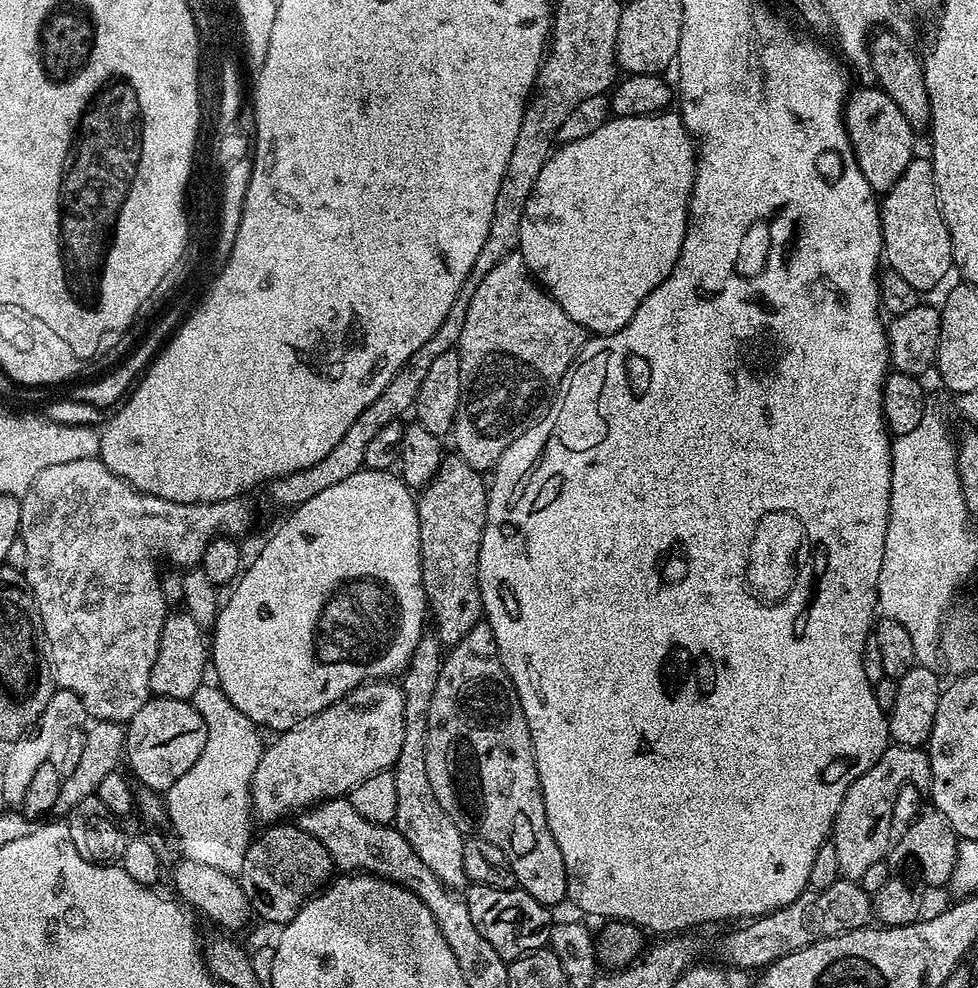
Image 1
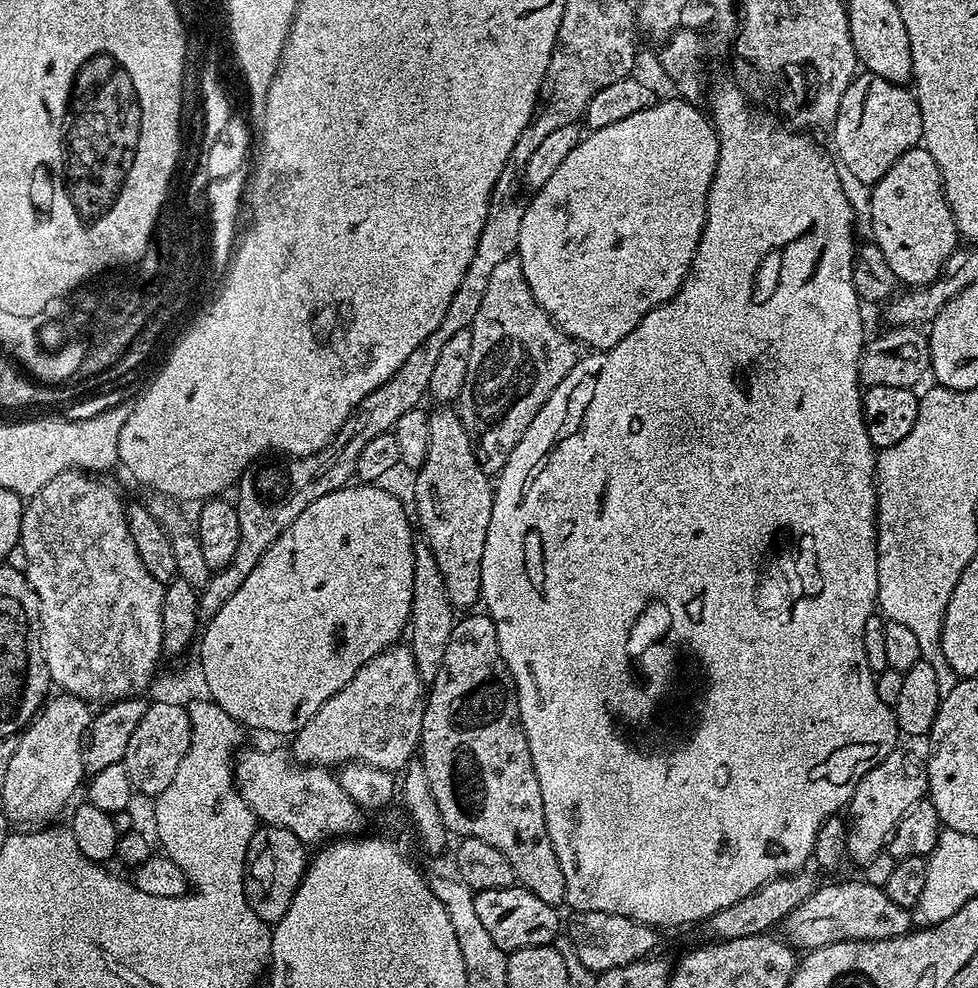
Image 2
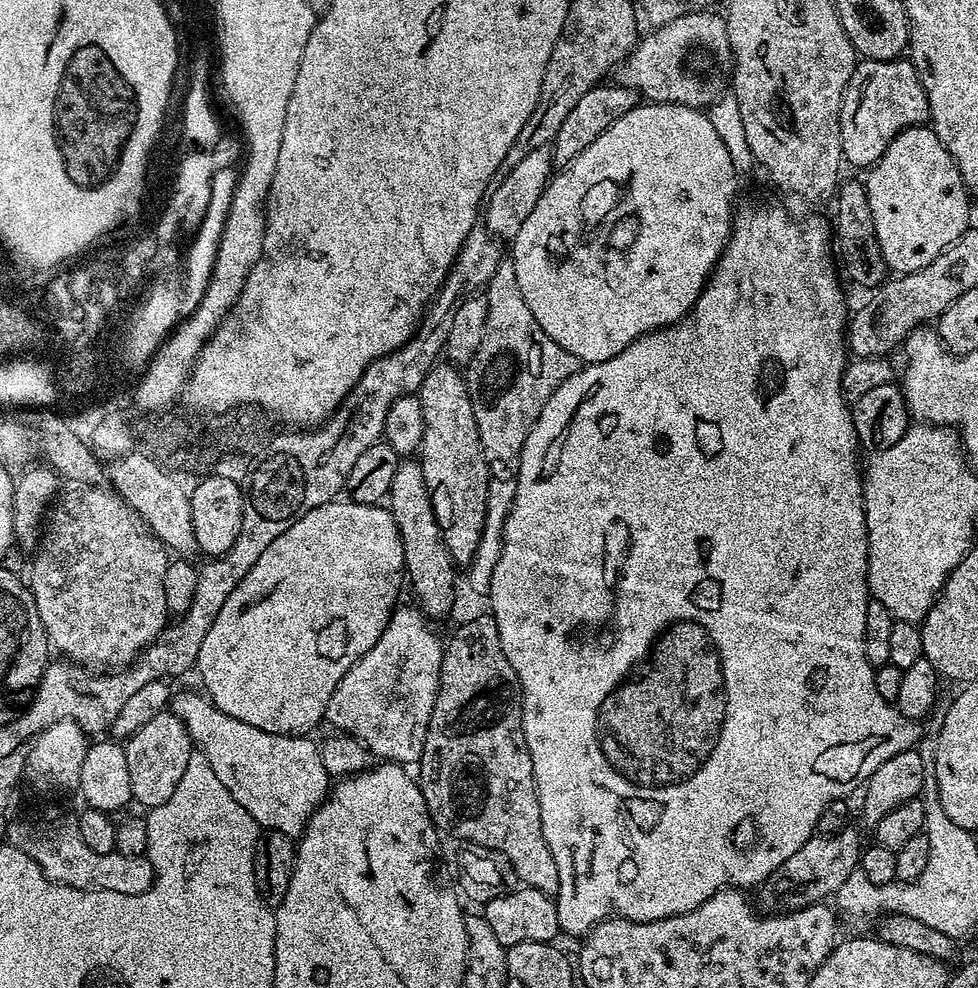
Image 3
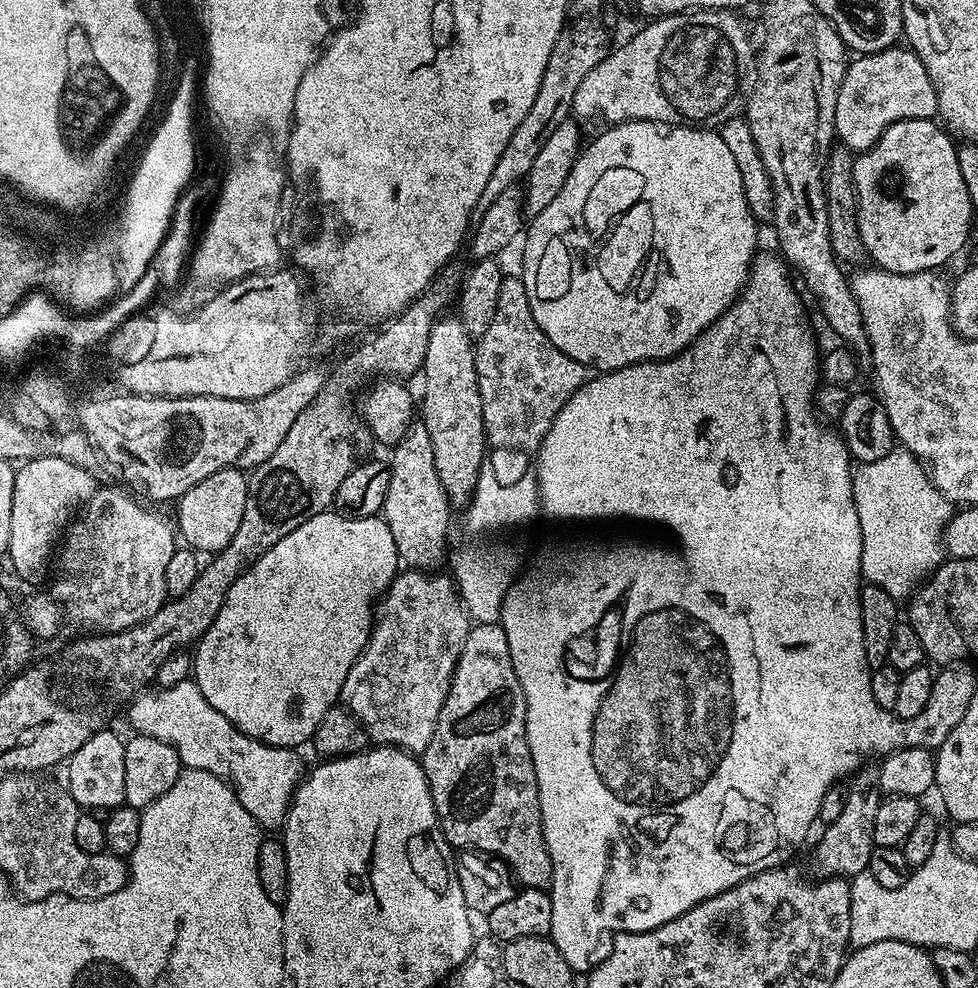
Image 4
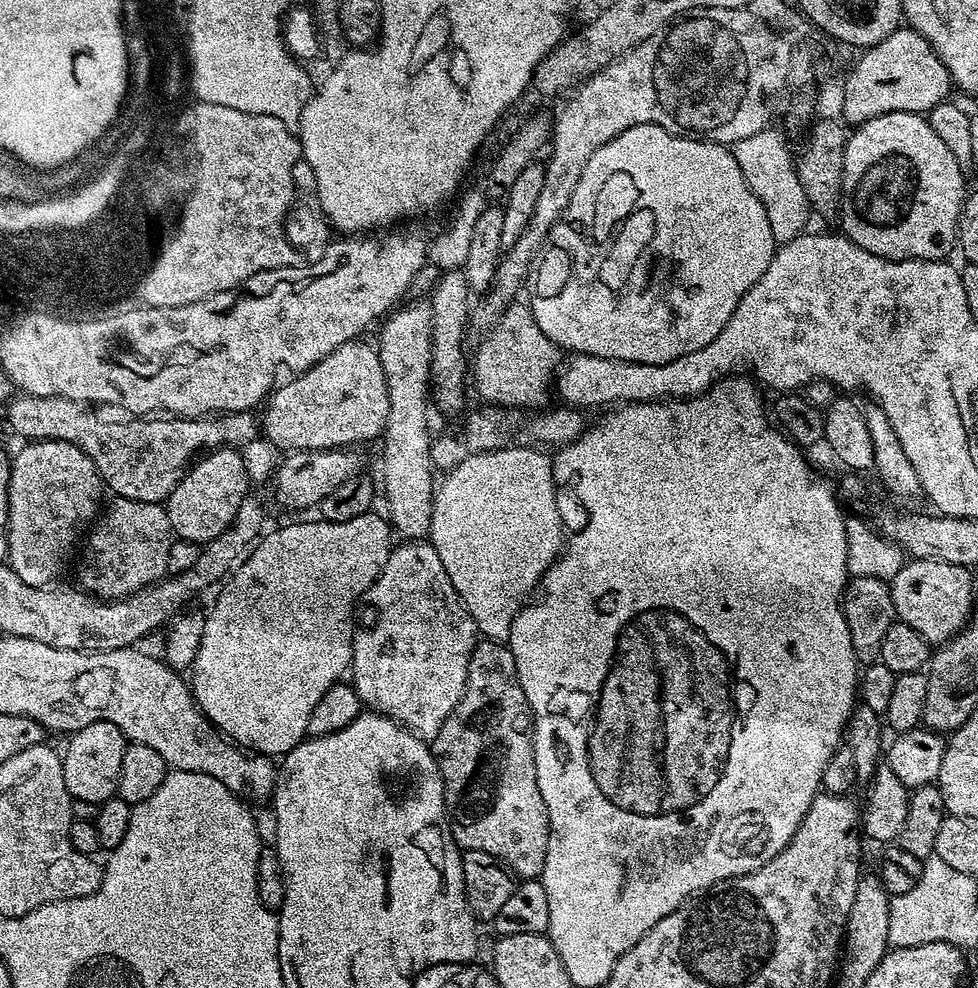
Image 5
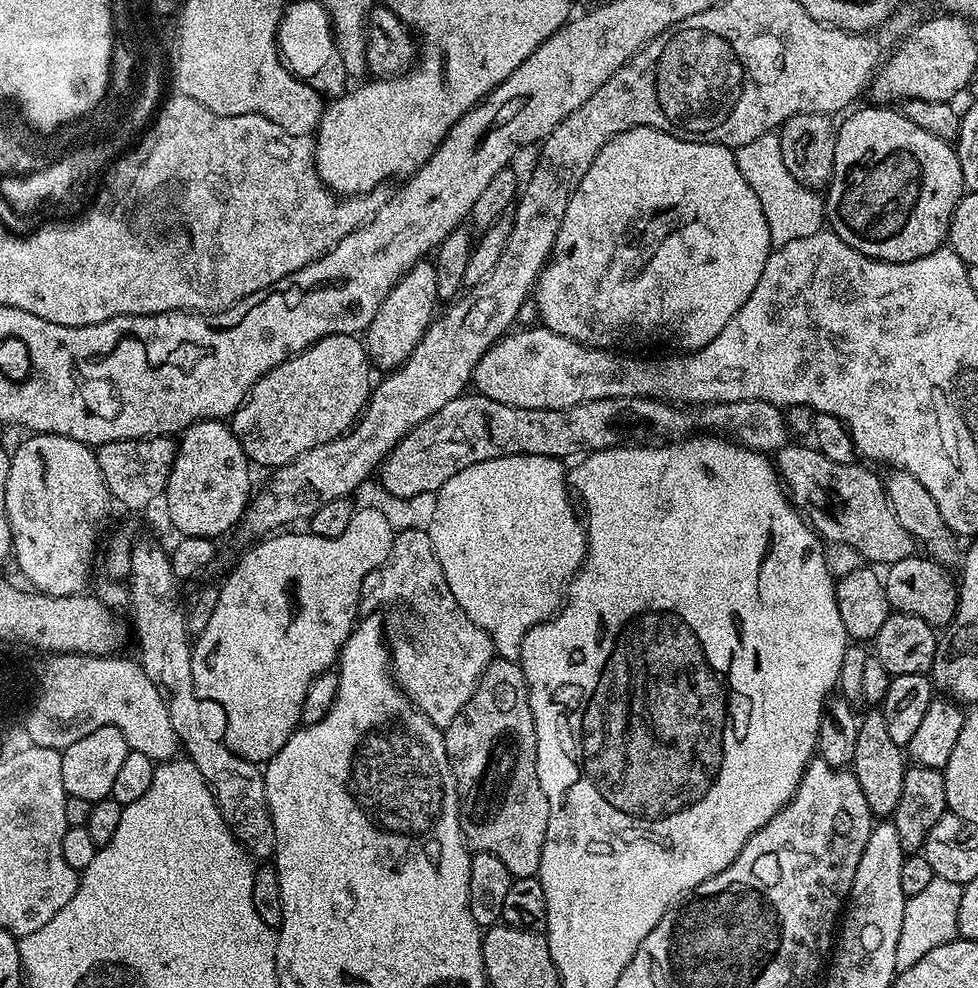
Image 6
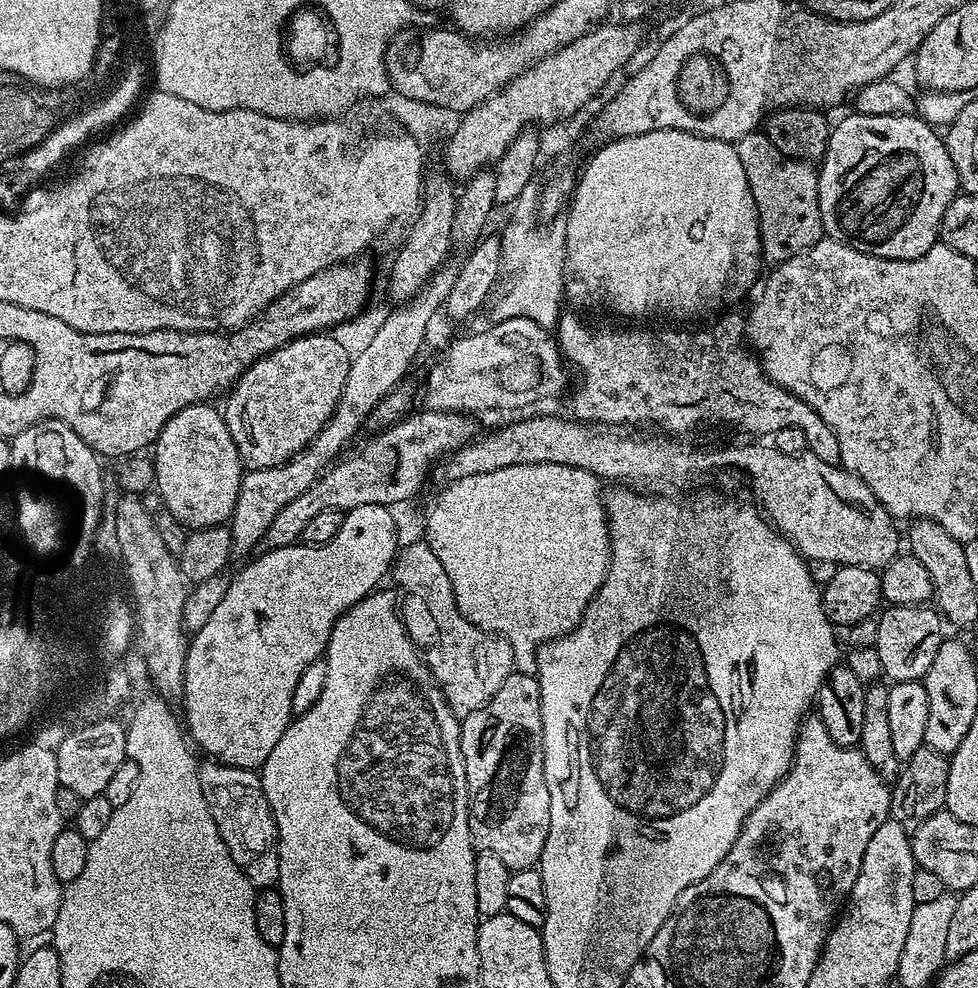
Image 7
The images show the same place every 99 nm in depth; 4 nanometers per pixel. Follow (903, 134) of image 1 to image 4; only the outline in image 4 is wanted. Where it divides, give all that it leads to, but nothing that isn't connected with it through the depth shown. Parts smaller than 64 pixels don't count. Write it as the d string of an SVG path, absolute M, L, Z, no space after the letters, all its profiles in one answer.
M907 46L883 48L881 52L860 54L849 63L844 71L842 86L838 90L838 106L834 110L836 123L836 140L854 154L859 154L874 146L878 138L894 122L903 120L931 120L937 115L938 98L934 90L934 82L930 82L930 74L926 74L926 66L922 66L922 58Z

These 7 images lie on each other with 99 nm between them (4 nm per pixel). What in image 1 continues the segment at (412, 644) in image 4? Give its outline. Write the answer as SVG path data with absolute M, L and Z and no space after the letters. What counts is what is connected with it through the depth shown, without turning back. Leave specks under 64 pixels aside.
M391 679L373 680L366 684L360 684L343 696L338 702L331 704L326 710L322 710L316 716L306 718L298 726L288 728L275 737L276 741L272 745L265 747L260 753L260 761L258 762L258 770L254 770L254 778L252 779L252 811L255 819L268 820L264 822L280 822L293 812L299 813L305 808L311 808L314 804L321 804L323 800L338 800L347 797L353 790L354 786L358 786L362 782L366 782L366 778L370 778L370 774L378 774L391 769L396 763L398 753L402 750L402 733L406 731L406 722L404 721L404 689L399 683L393 682Z

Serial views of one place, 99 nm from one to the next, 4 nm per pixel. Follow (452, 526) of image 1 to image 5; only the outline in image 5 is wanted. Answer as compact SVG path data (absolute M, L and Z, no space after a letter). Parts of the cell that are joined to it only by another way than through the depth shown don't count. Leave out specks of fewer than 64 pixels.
M463 271L446 273L434 285L430 293L432 305L432 378L434 404L444 412L456 412L464 404L464 376L466 380L466 356L464 360L464 327L470 324L470 289Z

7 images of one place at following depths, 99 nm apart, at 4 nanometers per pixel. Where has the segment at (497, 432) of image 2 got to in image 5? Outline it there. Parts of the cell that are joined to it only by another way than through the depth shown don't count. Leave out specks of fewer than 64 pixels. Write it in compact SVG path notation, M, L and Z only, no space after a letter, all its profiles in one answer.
M513 302L500 315L493 328L488 329L484 340L476 350L476 357L470 360L470 376L476 379L476 392L481 401L492 406L511 408L513 410L540 410L545 407L548 395L554 392L554 377L562 364L562 352L555 342L542 334L542 326L534 318L531 307L527 303Z

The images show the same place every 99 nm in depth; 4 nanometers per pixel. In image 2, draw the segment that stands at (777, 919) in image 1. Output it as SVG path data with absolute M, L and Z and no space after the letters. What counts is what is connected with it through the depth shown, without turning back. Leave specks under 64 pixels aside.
M856 878L856 880L844 880L841 884L821 883L816 891L812 892L810 898L806 898L806 902L802 902L802 906L798 906L794 910L790 910L790 914L786 914L786 918L778 925L778 932L784 943L791 944L793 948L811 950L847 940L889 940L904 936L913 931L912 915L913 913L909 909L898 906L896 902L890 902L890 898L884 893L883 888L866 884L863 879Z

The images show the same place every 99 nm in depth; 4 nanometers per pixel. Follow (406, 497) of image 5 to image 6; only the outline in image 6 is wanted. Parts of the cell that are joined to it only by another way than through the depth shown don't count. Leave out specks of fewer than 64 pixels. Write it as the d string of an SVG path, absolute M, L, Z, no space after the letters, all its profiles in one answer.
M427 259L419 260L396 283L394 290L386 296L386 302L378 306L378 314L374 314L374 322L370 322L366 330L363 342L368 350L369 361L377 369L386 368L384 370L395 370L405 364L432 325L438 312L436 304L438 305L438 278L435 263Z

